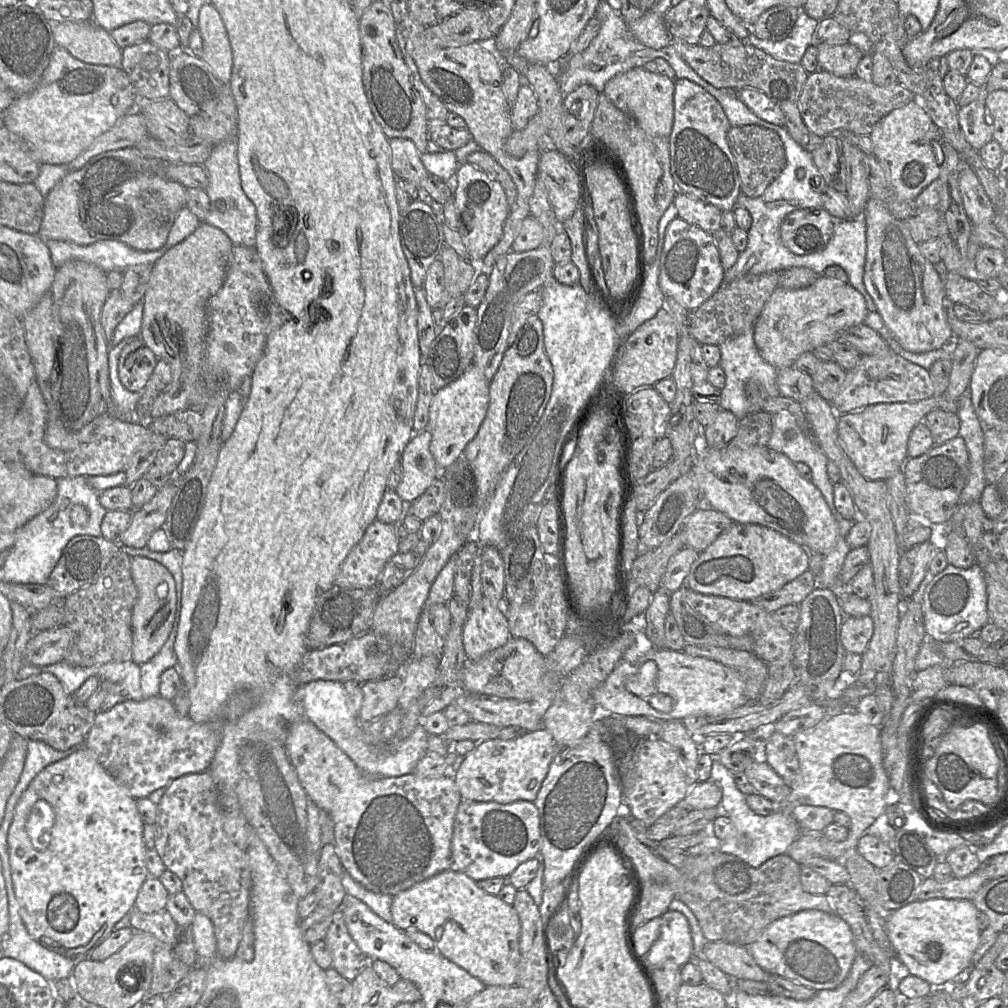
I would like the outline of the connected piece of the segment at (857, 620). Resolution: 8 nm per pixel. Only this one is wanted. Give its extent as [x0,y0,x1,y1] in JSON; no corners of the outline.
[840,616,874,655]

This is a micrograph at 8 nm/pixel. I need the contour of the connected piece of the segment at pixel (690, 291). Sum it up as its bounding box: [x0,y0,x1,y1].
[659,217,724,312]

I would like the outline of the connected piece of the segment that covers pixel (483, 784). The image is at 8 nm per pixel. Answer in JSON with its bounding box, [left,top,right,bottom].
[455,727,557,804]

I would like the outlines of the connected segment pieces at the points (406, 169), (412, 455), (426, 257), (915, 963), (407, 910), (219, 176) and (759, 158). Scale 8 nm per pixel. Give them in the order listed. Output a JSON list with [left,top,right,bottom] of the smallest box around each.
[[389,138,428,187],[395,433,437,504],[399,198,445,287],[886,898,979,985],[393,869,519,986],[203,135,257,247],[727,125,786,198]]

